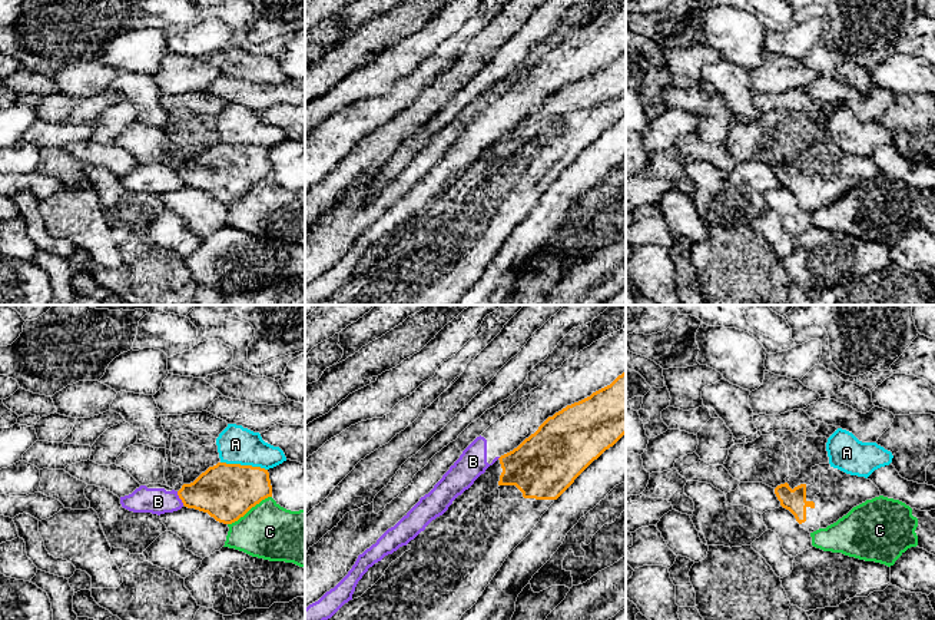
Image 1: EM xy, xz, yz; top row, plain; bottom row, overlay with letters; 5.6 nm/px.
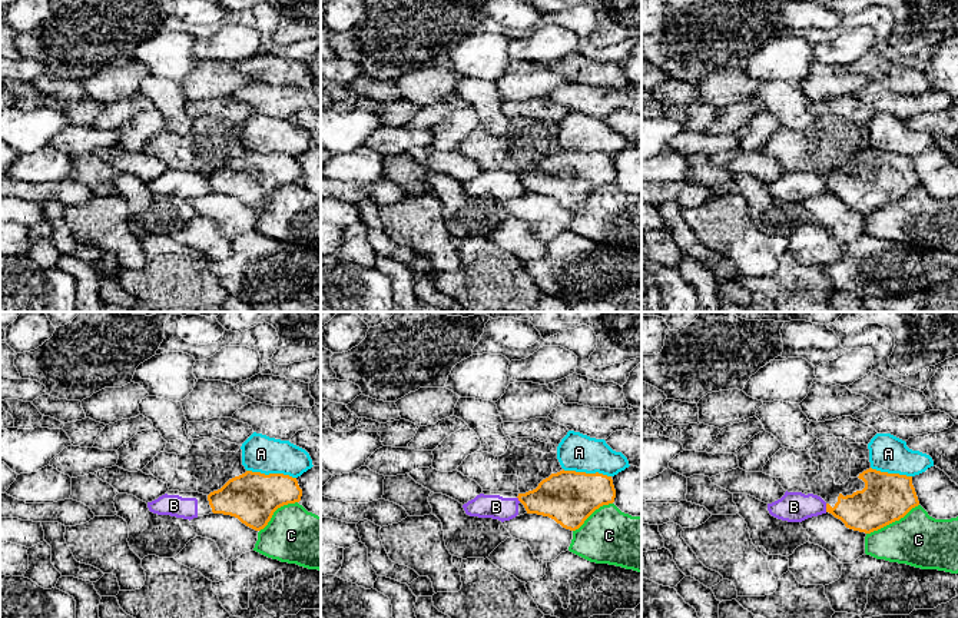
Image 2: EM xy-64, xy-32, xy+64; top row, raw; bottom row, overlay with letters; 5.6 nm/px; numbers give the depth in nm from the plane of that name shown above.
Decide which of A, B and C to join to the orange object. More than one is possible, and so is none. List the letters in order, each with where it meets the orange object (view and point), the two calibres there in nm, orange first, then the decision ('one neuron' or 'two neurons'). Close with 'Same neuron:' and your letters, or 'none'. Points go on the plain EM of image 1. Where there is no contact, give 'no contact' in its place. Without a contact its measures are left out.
A: xy (244, 145) | 320/200 nm | two neurons
B: xy (179, 176) | 300/140 nm | two neurons
C: xy (249, 188) | 320/320 nm | two neurons
Same neuron: none

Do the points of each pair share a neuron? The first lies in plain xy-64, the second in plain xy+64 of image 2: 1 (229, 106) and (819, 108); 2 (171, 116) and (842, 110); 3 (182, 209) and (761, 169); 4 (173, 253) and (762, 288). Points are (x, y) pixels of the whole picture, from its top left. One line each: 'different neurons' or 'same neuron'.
1: same neuron
2: different neurons
3: different neurons
4: same neuron

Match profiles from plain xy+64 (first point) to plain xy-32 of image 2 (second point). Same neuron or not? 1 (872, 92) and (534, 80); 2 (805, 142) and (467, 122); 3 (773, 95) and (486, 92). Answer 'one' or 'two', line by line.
1: two
2: two
3: one

